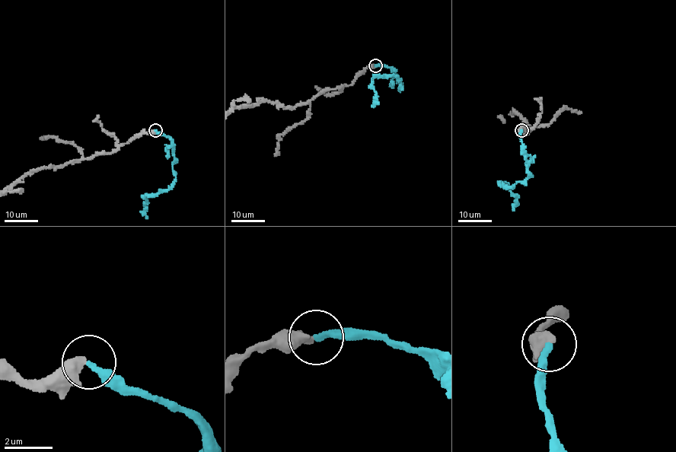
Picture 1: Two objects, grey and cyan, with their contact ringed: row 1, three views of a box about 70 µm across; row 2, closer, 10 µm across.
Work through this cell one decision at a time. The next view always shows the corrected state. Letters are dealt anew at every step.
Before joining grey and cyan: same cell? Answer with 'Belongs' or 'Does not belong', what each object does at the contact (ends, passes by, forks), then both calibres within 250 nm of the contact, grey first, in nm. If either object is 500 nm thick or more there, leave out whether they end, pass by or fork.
Belongs. At the ring grey ends. At the ring cyan ends. Thickness 440 nm (grey) against 260 nm

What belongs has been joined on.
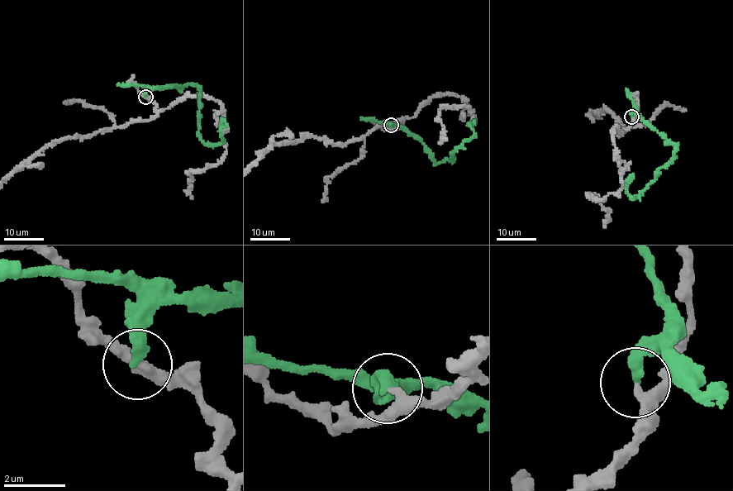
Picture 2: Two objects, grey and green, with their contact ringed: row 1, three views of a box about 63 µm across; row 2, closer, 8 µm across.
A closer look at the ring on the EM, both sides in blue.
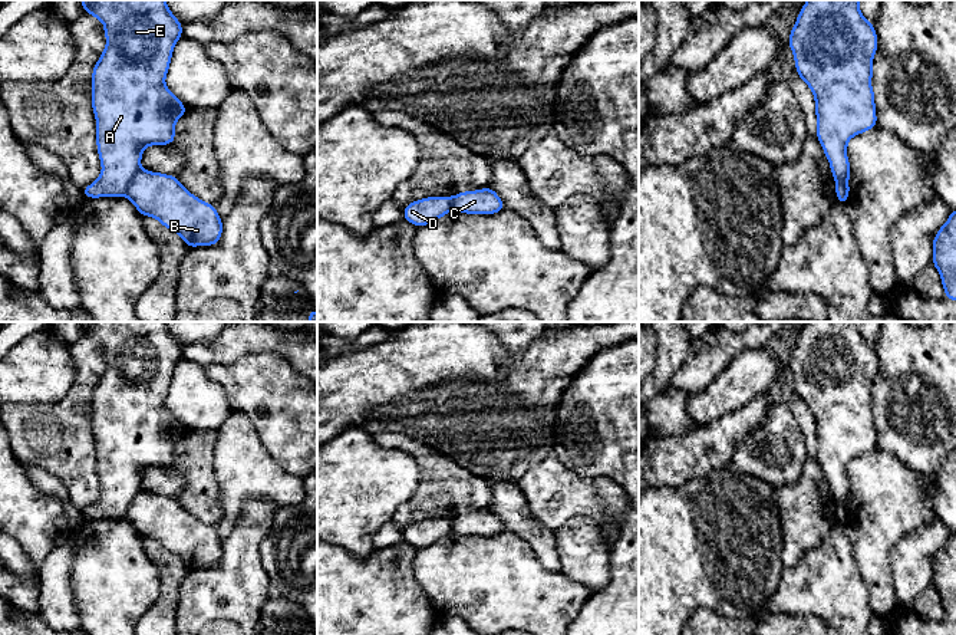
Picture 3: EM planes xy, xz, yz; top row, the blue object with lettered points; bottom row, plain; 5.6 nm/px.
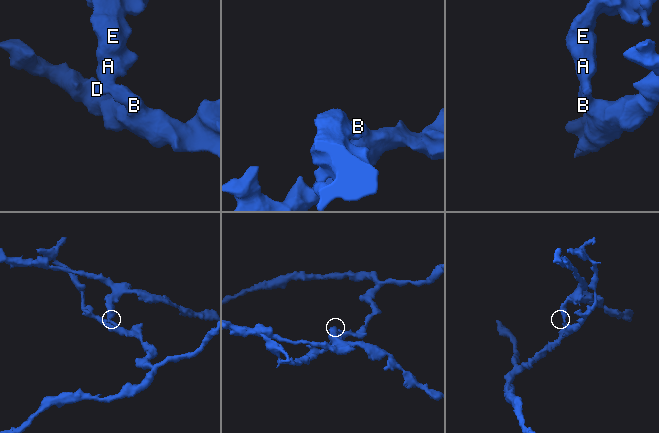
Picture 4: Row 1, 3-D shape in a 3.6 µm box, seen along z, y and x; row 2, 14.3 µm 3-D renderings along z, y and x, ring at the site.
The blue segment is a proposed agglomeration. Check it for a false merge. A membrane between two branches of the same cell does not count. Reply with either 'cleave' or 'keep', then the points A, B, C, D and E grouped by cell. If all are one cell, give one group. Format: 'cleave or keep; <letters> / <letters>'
cleave; A D E / B C

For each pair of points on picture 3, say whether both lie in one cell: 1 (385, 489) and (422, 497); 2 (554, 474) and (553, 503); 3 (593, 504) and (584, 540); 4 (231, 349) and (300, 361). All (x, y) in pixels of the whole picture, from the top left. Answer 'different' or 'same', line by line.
1: different
2: same
3: different
4: same

